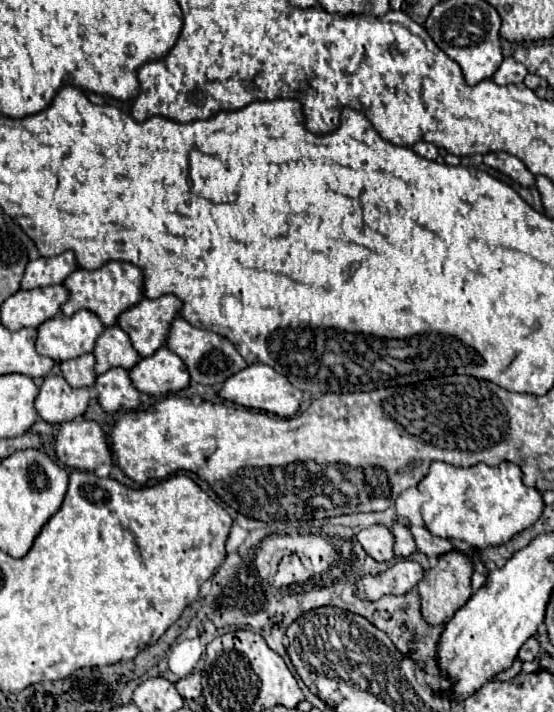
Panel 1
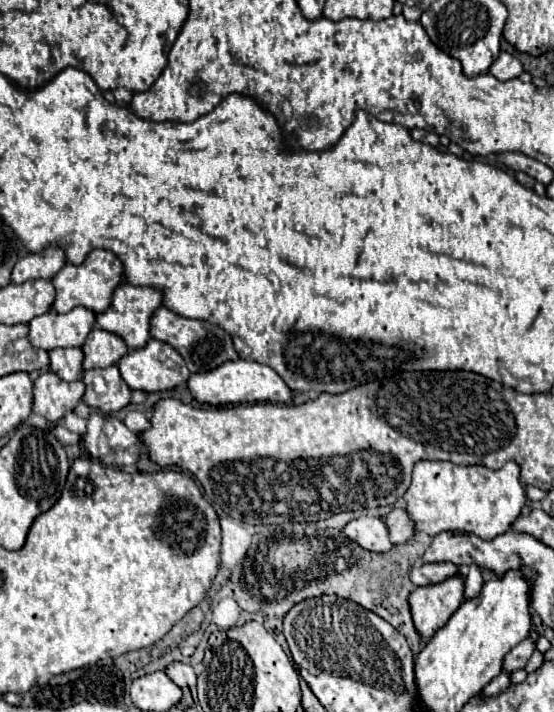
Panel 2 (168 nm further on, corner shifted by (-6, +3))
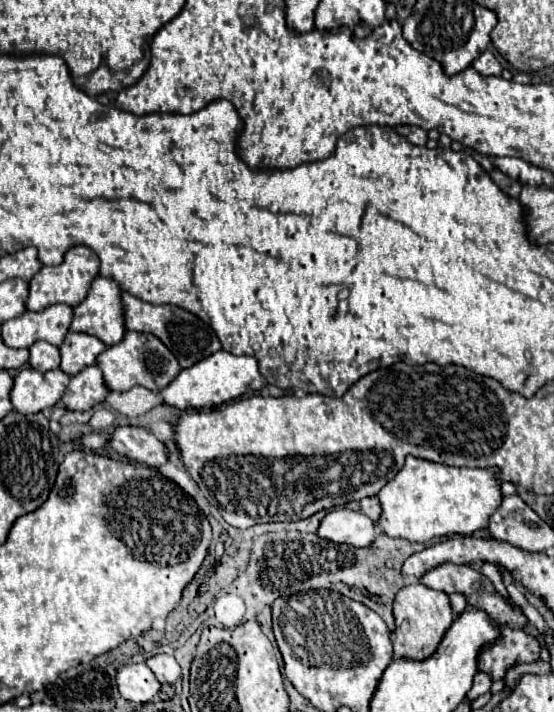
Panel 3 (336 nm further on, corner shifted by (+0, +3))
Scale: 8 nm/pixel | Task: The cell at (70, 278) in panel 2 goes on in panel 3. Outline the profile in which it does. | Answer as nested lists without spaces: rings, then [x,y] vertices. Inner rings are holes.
[[[75,245],[71,249],[67,249],[67,253],[63,255],[63,263],[53,265],[53,267],[41,267],[29,281],[29,295],[25,301],[25,307],[29,311],[41,311],[49,305],[55,303],[65,303],[69,307],[79,305],[85,295],[87,289],[91,285],[91,281],[99,275],[99,257],[85,245]]]

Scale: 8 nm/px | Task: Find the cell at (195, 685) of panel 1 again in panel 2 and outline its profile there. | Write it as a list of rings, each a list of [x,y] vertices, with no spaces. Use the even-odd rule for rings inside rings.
[[[171,663],[167,669],[165,669],[165,673],[183,689],[183,687],[189,687],[189,689],[193,689],[195,685],[197,685],[197,673],[193,671],[193,667],[191,665],[187,665],[187,663]]]

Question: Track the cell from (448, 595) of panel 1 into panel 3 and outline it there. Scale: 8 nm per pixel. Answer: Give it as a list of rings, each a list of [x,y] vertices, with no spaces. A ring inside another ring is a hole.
[[[423,583],[403,587],[393,601],[393,617],[395,617],[395,639],[393,639],[393,657],[407,657],[413,661],[423,661],[435,653],[443,633],[451,627],[453,611],[449,605],[449,597],[443,591],[429,589]]]

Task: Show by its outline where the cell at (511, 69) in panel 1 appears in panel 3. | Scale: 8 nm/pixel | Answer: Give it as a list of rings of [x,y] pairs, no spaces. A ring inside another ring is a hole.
[[[491,51],[481,53],[475,61],[473,61],[475,71],[479,71],[481,75],[501,75],[501,65],[495,59],[495,55]]]

